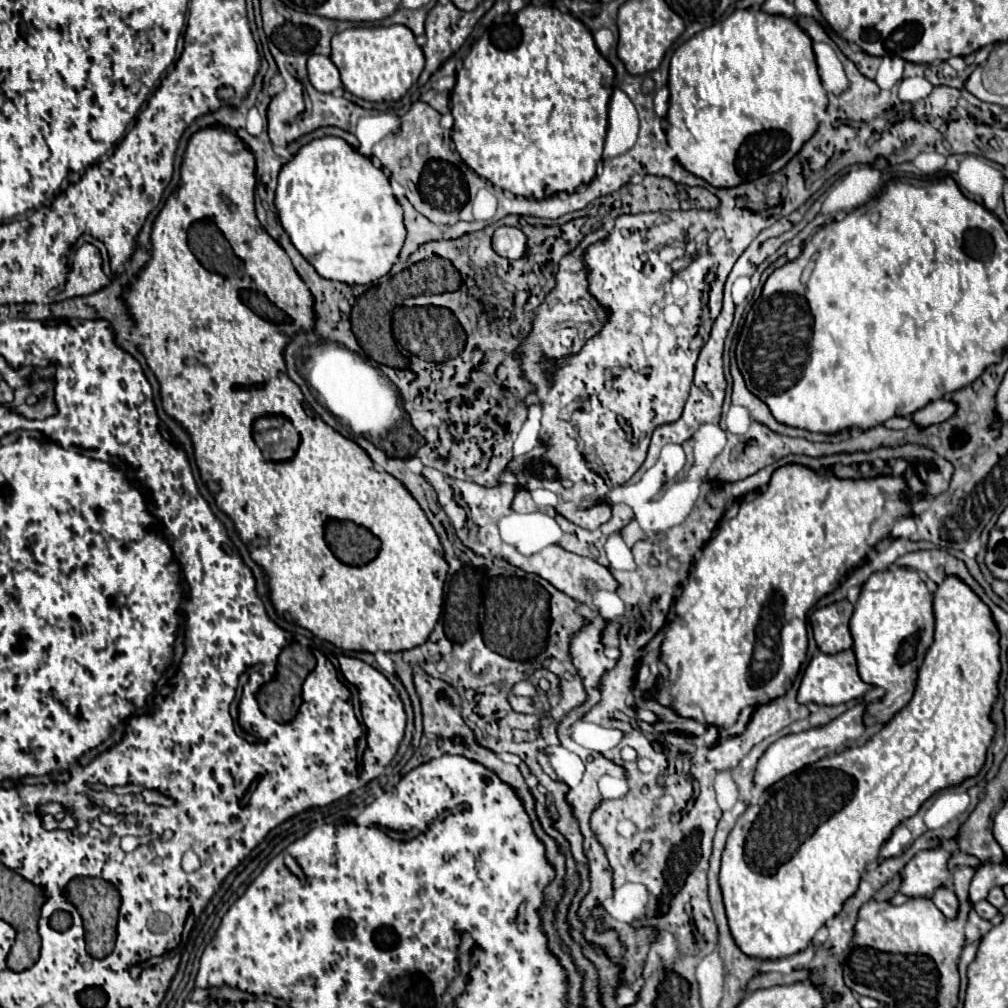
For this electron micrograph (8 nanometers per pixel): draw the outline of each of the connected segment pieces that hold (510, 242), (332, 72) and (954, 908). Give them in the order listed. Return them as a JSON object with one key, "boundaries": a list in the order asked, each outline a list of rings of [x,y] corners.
{"boundaries":[[[[498,227],[492,237],[492,247],[506,259],[522,259],[526,255],[528,237],[516,227]]],[[[312,55],[308,59],[308,79],[322,93],[332,93],[342,87],[340,73],[326,55]]],[[[944,887],[944,889],[938,889],[938,891],[934,893],[932,901],[936,903],[936,907],[938,907],[948,919],[956,919],[956,917],[958,917],[960,901],[958,901],[958,897],[956,897],[954,891],[950,891],[950,889],[946,889],[946,887]]]]}

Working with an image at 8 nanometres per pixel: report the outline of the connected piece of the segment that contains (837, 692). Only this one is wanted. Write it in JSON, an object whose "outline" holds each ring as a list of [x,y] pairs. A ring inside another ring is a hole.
{"outline":[[[852,649],[836,653],[836,655],[826,655],[826,653],[816,653],[812,661],[808,663],[802,683],[798,689],[798,703],[818,703],[818,705],[840,705],[848,703],[854,699],[862,699],[866,691],[874,689],[874,685],[864,683],[858,675],[858,665],[856,665],[856,655]]]}

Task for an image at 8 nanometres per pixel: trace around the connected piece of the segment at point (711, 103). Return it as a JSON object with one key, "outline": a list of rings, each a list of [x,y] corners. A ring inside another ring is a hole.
{"outline":[[[736,9],[724,21],[696,33],[692,39],[682,43],[670,59],[668,89],[670,89],[670,101],[668,101],[670,107],[668,107],[668,113],[666,113],[666,121],[668,121],[666,139],[668,139],[668,145],[674,151],[676,161],[688,173],[708,181],[712,187],[718,187],[718,189],[738,187],[742,183],[756,181],[764,175],[780,171],[804,147],[804,143],[814,135],[814,131],[818,129],[818,123],[820,123],[820,115],[826,111],[826,105],[828,105],[826,91],[824,91],[822,81],[818,77],[818,67],[816,67],[816,59],[814,59],[814,51],[812,51],[812,39],[792,19],[788,19],[784,15],[770,15],[770,13],[764,13],[760,9]]]}

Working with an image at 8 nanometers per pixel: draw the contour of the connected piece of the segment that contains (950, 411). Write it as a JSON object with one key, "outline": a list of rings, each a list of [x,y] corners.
{"outline":[[[932,401],[924,409],[914,413],[914,423],[916,425],[932,425],[932,423],[942,423],[948,417],[952,417],[956,411],[956,405],[952,401]]]}

